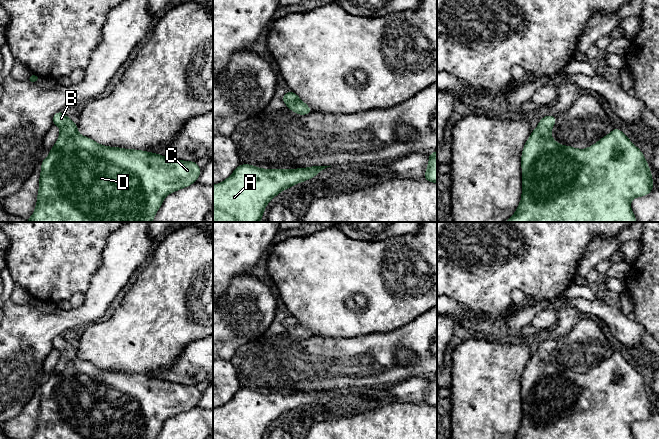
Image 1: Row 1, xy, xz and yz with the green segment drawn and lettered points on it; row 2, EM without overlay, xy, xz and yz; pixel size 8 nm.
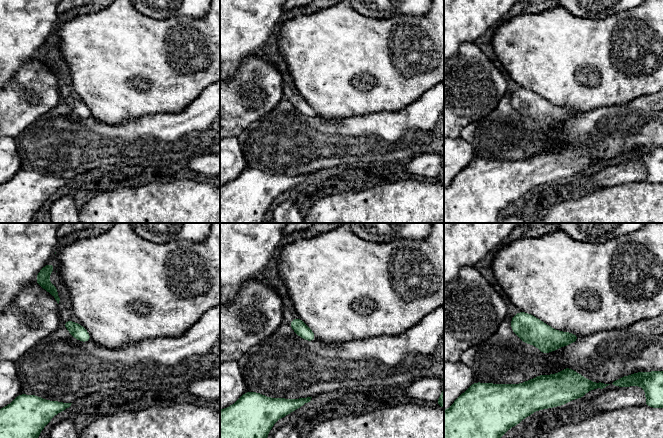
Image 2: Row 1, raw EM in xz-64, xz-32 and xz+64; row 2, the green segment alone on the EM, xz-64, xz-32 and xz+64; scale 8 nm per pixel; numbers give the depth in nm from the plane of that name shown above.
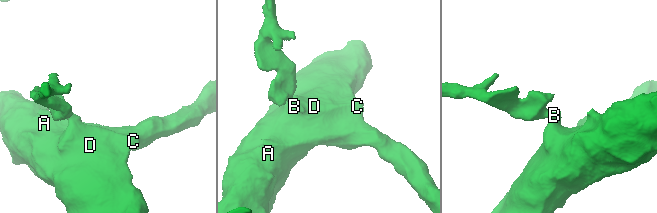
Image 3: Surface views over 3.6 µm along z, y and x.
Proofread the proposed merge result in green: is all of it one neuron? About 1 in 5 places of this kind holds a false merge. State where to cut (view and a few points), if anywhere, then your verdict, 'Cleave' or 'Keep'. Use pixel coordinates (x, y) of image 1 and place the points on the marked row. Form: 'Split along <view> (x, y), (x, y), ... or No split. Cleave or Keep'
No split. Keep

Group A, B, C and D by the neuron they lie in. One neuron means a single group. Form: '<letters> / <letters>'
A B C D

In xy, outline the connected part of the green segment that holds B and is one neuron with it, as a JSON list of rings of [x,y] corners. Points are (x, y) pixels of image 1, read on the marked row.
[[[62,111],[52,116],[54,125],[60,127],[56,144],[41,162],[37,203],[26,222],[153,222],[164,198],[175,191],[195,183],[201,168],[195,161],[183,161],[143,150],[103,146],[78,133],[74,123]]]

